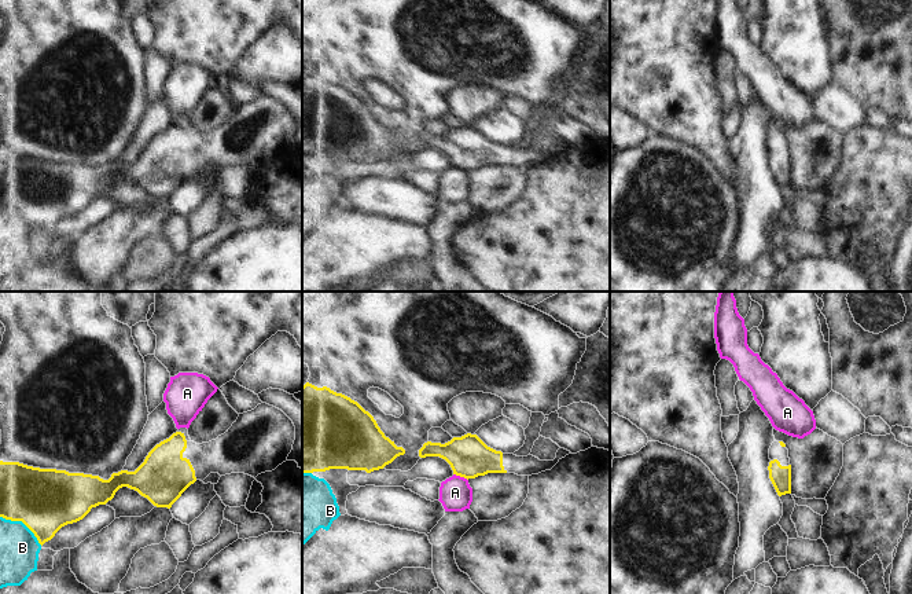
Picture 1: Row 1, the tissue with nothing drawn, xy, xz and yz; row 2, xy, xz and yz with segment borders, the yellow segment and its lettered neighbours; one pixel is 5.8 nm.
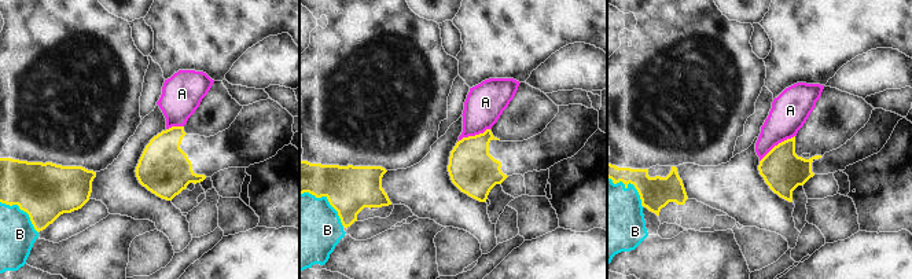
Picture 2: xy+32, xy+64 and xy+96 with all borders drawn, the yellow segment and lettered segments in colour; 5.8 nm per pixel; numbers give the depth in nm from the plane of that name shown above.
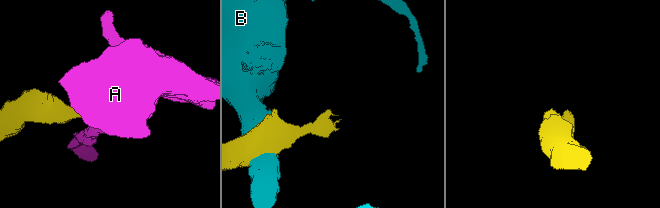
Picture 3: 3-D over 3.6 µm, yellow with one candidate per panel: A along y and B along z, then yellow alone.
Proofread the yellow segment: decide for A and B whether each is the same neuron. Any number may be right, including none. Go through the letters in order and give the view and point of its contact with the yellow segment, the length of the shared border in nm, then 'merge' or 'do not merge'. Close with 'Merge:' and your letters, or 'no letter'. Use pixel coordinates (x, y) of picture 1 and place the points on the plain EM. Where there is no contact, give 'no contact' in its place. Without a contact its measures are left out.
A: contact xz (460, 168); length 100 nm; do not merge
B: contact xy (22, 213); length 300 nm; do not merge
Merge: no letter

